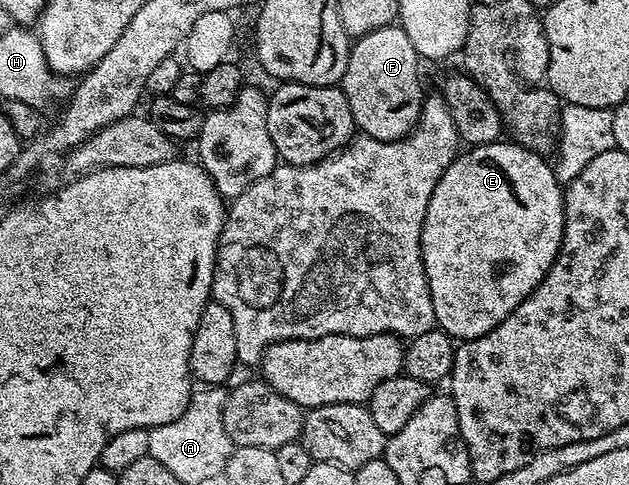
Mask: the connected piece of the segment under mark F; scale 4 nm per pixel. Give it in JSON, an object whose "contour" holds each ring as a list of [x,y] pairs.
{"contour":[[[402,25],[377,28],[362,38],[354,39],[341,89],[349,100],[356,127],[366,137],[398,142],[414,130],[423,112],[425,97],[423,82],[419,79],[419,65],[419,53],[413,48]]]}

